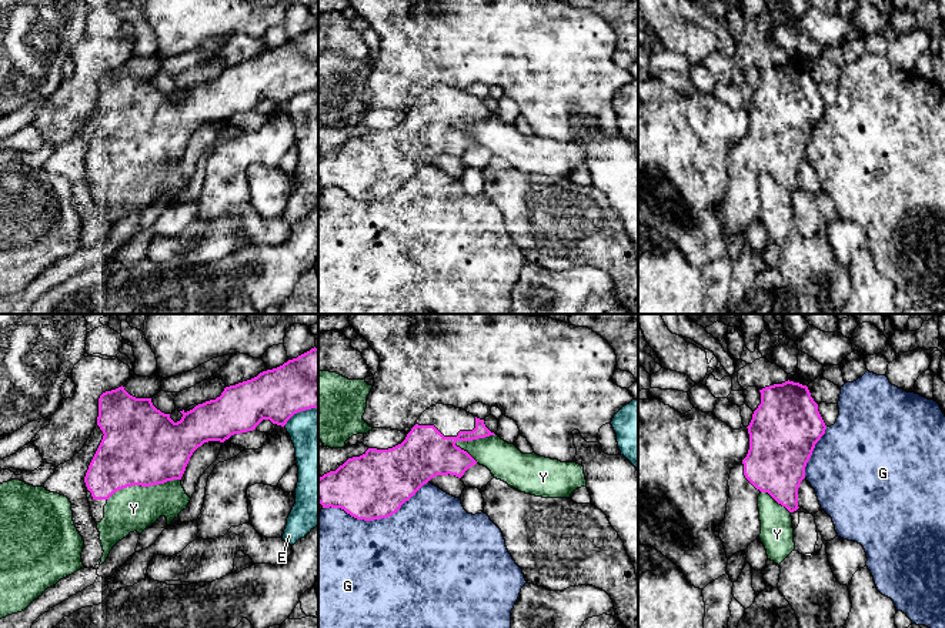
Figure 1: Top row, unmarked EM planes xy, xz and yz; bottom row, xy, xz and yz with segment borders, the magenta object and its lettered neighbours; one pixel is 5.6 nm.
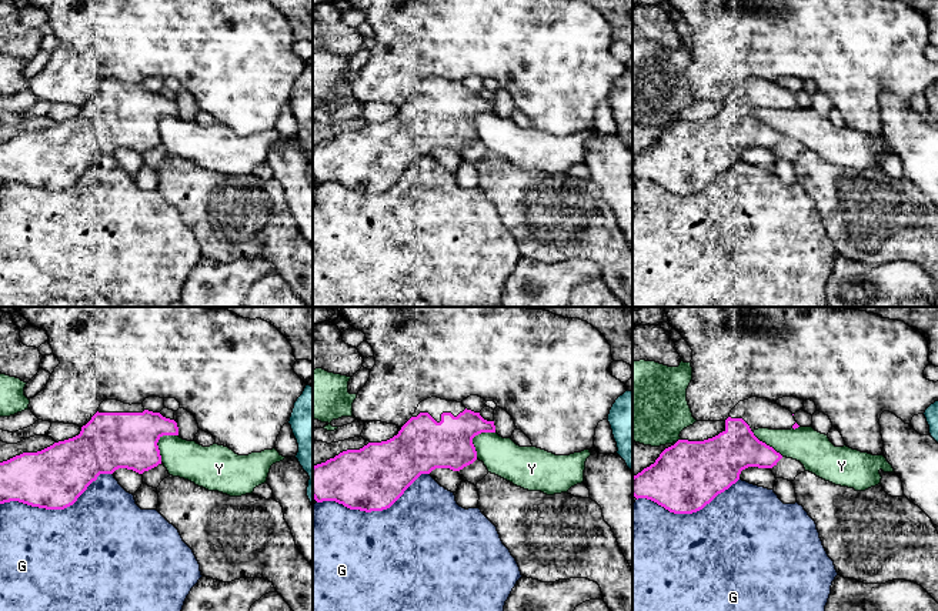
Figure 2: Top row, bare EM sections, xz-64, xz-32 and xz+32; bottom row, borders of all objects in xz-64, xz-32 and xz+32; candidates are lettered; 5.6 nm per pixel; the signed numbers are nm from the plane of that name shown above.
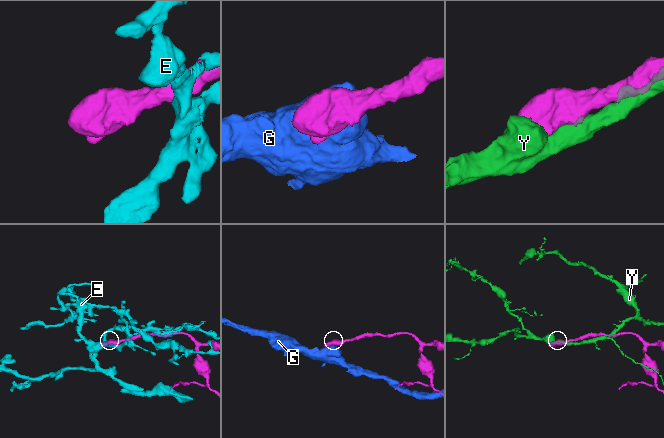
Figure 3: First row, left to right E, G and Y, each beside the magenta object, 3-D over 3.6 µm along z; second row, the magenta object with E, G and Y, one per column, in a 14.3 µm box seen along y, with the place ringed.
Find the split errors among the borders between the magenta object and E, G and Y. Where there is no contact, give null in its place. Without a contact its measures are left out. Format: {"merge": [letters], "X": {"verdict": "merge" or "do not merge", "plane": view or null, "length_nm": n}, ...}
{"merge": [], "E": {"verdict": "do not merge", "plane": "xy", "length_nm": 220}, "G": {"verdict": "do not merge", "plane": "xz", "length_nm": 600}, "Y": {"verdict": "do not merge", "plane": "xy", "length_nm": 440}}

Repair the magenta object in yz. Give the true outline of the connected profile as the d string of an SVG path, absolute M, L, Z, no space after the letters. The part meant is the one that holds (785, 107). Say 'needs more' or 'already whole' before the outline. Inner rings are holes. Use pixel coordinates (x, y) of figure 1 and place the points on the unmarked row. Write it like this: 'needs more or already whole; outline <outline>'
needs more; outline M794 61L759 70L761 84L749 103L749 130L729 154L729 178L719 206L727 238L759 218L758 176L768 173L797 191L805 147L827 106L807 66Z

